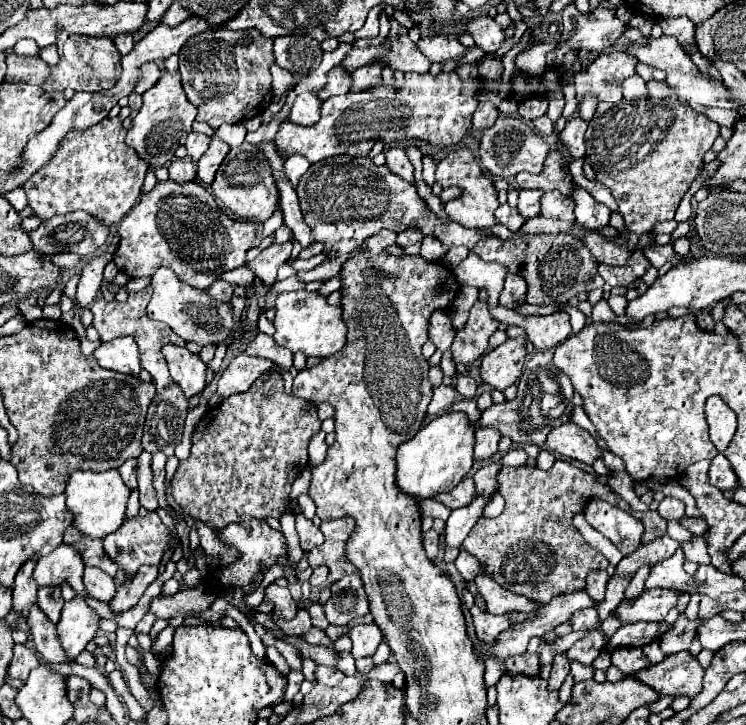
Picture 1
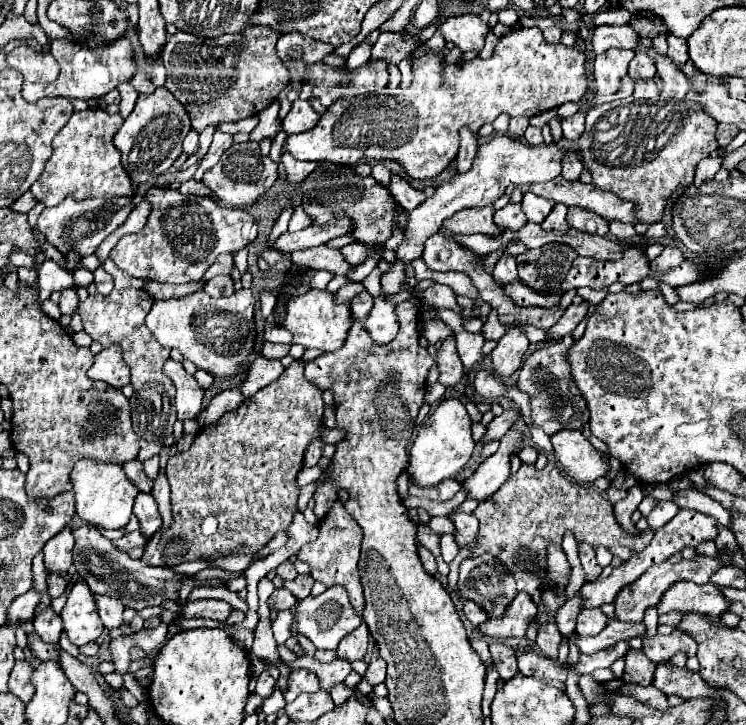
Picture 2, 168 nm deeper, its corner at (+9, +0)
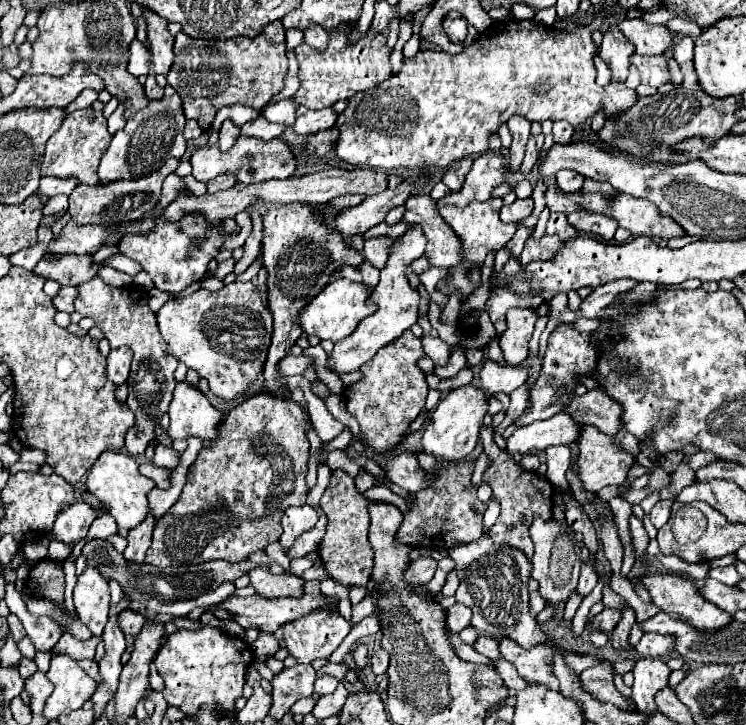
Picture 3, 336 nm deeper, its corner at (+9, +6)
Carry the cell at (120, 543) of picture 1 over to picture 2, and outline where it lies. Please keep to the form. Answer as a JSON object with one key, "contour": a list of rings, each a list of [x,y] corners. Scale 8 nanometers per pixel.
{"contour":[[[140,530],[130,532],[130,534],[124,534],[120,540],[114,540],[112,544],[114,544],[118,550],[128,552],[132,558],[140,558],[140,556],[144,554],[144,548],[146,548],[146,540],[144,540],[144,536],[140,534]]]}

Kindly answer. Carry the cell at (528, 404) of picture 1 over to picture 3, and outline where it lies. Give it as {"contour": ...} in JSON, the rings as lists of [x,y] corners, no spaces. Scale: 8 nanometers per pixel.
{"contour":[[[590,390],[590,394],[584,396],[574,394],[564,410],[574,422],[596,426],[602,434],[612,436],[618,432],[618,414],[622,414],[622,410],[618,410],[618,402],[610,402],[602,390]]]}

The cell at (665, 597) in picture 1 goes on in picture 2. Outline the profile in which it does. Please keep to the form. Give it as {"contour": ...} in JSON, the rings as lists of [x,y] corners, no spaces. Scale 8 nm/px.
{"contour":[[[678,582],[664,592],[658,612],[666,614],[672,610],[678,612],[700,612],[710,616],[722,616],[730,606],[730,600],[714,584],[694,584],[694,582]]]}

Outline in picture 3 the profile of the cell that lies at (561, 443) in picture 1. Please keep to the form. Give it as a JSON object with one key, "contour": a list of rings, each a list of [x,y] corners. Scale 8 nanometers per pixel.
{"contour":[[[582,426],[574,444],[578,448],[578,458],[572,470],[586,490],[598,492],[602,486],[624,482],[634,456],[618,450],[610,436],[594,430],[594,426]]]}

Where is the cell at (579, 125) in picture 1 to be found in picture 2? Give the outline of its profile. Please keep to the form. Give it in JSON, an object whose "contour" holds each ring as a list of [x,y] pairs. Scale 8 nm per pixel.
{"contour":[[[568,150],[568,152],[566,152],[566,158],[564,158],[564,162],[562,162],[562,178],[564,178],[564,180],[570,180],[570,182],[580,180],[582,170],[584,170],[582,162],[576,158],[576,154],[574,154],[572,150]]]}

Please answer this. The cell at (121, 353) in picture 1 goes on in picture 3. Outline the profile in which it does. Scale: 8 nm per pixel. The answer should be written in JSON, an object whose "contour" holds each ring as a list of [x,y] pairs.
{"contour":[[[126,346],[120,348],[112,348],[108,358],[106,358],[106,378],[110,382],[114,382],[116,386],[124,384],[130,372],[130,364],[132,364],[132,350]]]}

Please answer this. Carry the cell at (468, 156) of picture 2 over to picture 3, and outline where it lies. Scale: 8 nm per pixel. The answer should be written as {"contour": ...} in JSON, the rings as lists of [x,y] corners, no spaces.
{"contour":[[[462,158],[462,160],[458,160],[458,162],[452,162],[450,168],[446,170],[442,182],[444,182],[450,190],[460,190],[466,174],[468,174],[470,168],[472,168],[472,162],[474,162],[472,158]]]}

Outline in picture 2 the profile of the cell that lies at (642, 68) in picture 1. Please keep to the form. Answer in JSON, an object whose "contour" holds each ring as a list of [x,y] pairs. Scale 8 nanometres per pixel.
{"contour":[[[636,52],[636,56],[630,62],[628,74],[632,80],[644,80],[656,76],[656,62],[646,52]]]}

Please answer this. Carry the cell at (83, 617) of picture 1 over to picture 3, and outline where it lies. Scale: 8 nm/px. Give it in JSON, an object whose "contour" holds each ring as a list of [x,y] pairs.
{"contour":[[[86,568],[78,576],[78,584],[74,586],[74,606],[82,624],[90,626],[94,636],[100,636],[110,610],[110,590],[106,578],[98,574],[94,568]]]}

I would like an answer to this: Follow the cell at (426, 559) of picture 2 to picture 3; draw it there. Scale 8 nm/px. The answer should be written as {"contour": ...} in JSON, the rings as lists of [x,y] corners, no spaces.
{"contour":[[[420,556],[418,560],[414,560],[410,564],[410,568],[406,570],[406,580],[412,582],[412,584],[426,584],[430,582],[430,578],[434,576],[434,570],[436,570],[436,560],[430,558],[430,556]]]}

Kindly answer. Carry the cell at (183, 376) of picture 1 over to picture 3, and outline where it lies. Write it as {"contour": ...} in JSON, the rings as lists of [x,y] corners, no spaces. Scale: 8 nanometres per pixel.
{"contour":[[[186,380],[176,384],[174,398],[170,402],[170,438],[186,438],[190,434],[200,436],[204,444],[216,438],[216,428],[222,422],[222,412],[216,410],[208,398],[198,390],[198,386]]]}

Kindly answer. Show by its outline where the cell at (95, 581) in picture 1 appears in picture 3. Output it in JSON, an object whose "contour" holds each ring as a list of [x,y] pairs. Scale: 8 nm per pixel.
{"contour":[[[124,610],[124,612],[120,612],[118,614],[118,626],[120,626],[120,630],[124,632],[124,634],[128,634],[128,636],[134,636],[134,634],[138,634],[138,630],[144,626],[144,616],[142,614],[136,614],[136,612],[132,612],[132,610]]]}

